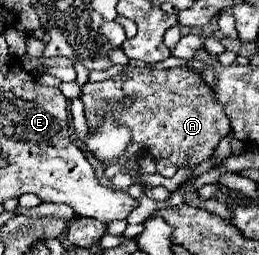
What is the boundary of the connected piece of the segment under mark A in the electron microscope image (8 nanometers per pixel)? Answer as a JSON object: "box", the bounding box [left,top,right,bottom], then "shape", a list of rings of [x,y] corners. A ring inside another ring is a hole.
{"box":[83,65,229,167],"shape":[[[125,65],[125,69],[107,81],[101,83],[85,83],[83,85],[83,97],[85,103],[85,117],[87,121],[93,121],[101,109],[91,109],[95,105],[101,105],[101,101],[111,109],[113,117],[127,125],[133,133],[133,141],[143,147],[143,151],[155,155],[155,159],[167,157],[173,165],[183,167],[187,161],[201,163],[205,157],[212,155],[215,147],[229,133],[229,119],[223,113],[223,107],[215,101],[215,93],[211,87],[199,77],[199,73],[191,69],[137,69]],[[157,85],[163,85],[157,91]],[[133,97],[131,107],[123,107],[121,99]],[[157,145],[163,151],[157,151]]]}

